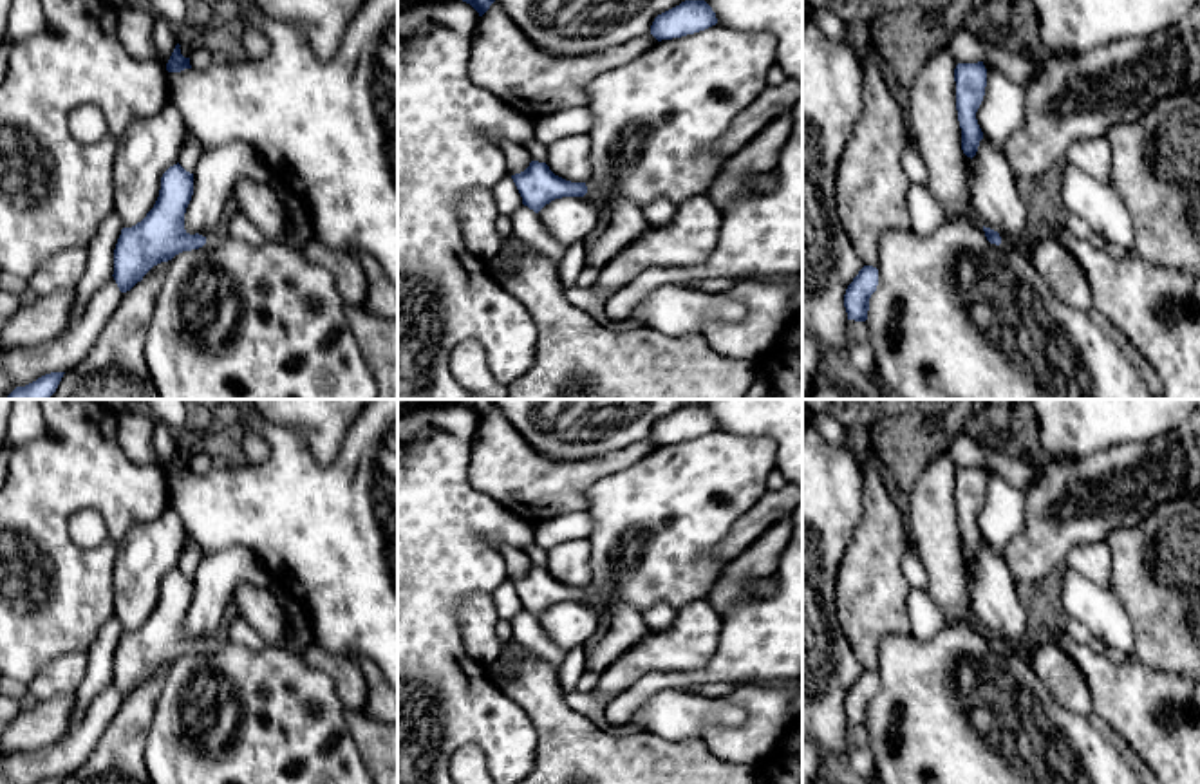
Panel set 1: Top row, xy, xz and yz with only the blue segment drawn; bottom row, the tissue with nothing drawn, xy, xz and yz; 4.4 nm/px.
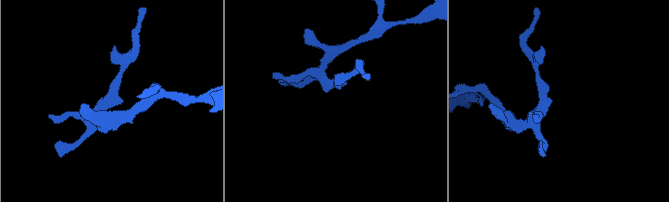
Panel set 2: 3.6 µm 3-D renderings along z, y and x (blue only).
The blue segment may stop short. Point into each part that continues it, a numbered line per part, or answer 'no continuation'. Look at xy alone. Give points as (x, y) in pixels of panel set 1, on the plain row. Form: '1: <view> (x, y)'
1: xy (217, 640)

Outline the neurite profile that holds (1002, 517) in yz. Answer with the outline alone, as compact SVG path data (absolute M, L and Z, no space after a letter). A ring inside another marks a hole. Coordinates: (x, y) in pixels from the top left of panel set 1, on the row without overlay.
M983 470L987 473L987 491L976 524L983 542L1001 553L1023 531L1027 491L1012 486L999 471Z

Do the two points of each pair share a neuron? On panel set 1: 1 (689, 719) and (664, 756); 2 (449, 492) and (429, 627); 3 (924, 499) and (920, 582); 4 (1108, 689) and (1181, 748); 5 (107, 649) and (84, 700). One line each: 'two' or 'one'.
1: two
2: one
3: two
4: one
5: one

